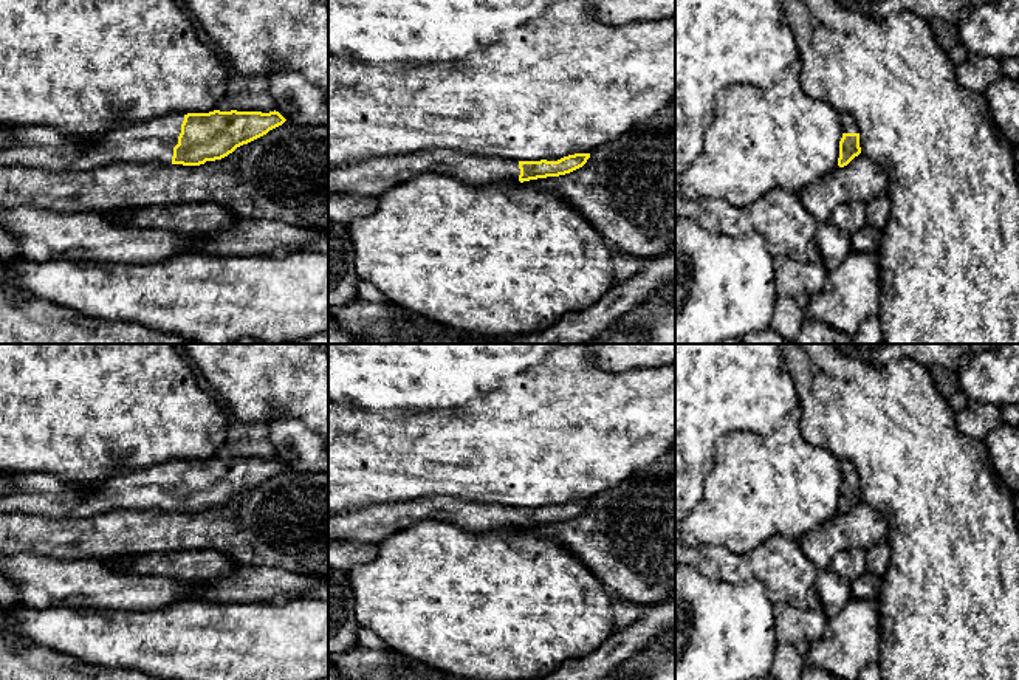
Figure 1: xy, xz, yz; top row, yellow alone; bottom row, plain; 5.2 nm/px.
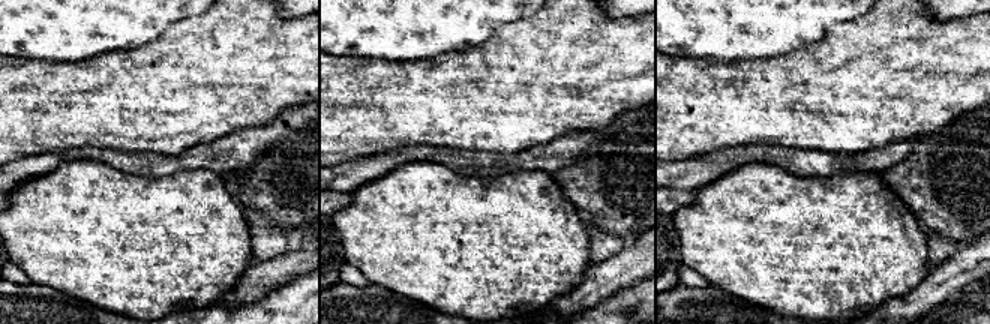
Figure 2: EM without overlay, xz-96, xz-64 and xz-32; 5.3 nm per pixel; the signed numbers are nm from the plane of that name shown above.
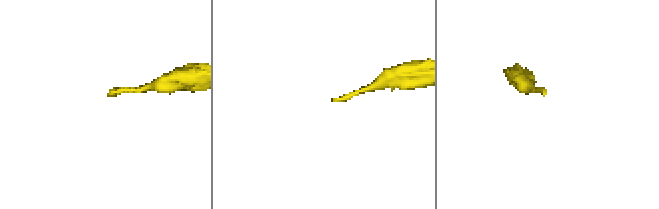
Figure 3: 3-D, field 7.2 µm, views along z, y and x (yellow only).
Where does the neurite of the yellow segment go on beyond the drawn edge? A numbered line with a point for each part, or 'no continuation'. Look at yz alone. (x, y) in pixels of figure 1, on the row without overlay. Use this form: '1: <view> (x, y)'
1: yz (849, 473)

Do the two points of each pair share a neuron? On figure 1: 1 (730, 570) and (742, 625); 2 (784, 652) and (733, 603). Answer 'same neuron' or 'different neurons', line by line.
1: different neurons
2: different neurons

